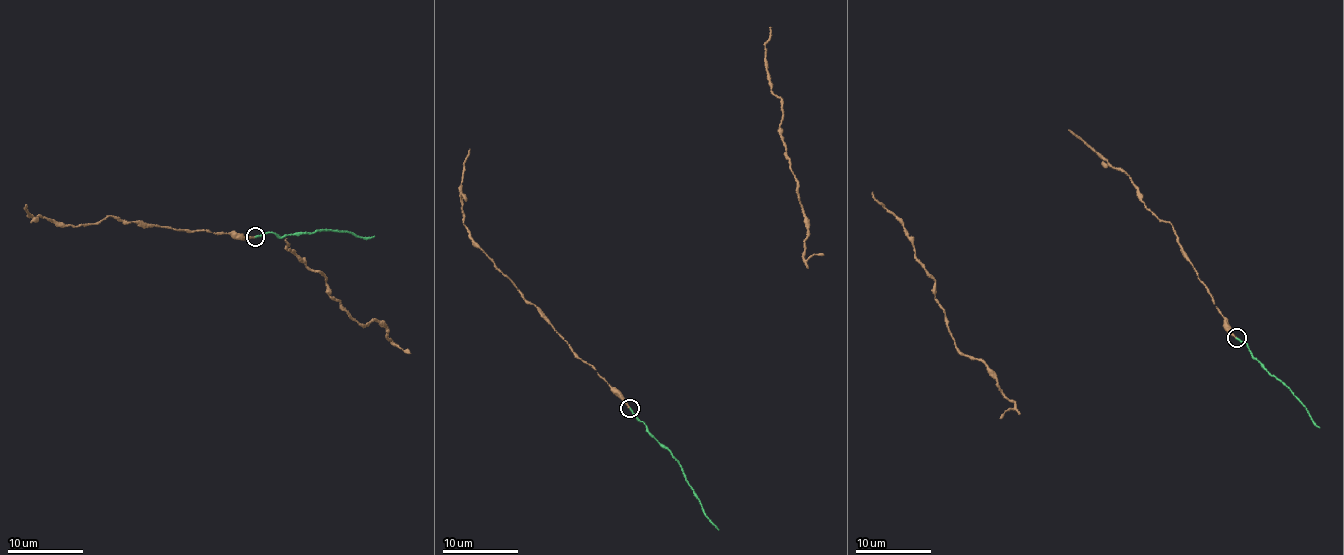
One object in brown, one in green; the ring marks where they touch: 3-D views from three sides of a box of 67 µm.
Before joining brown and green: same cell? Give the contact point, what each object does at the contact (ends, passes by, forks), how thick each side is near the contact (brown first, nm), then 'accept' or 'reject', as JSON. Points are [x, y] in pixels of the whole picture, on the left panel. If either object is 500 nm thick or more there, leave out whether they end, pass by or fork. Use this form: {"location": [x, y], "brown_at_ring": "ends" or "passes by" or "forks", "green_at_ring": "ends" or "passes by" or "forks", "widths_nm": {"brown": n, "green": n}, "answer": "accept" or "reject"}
{"location": [255, 236], "brown_at_ring": "ends", "green_at_ring": "ends", "widths_nm": {"brown": 200, "green": 200}, "answer": "reject"}

